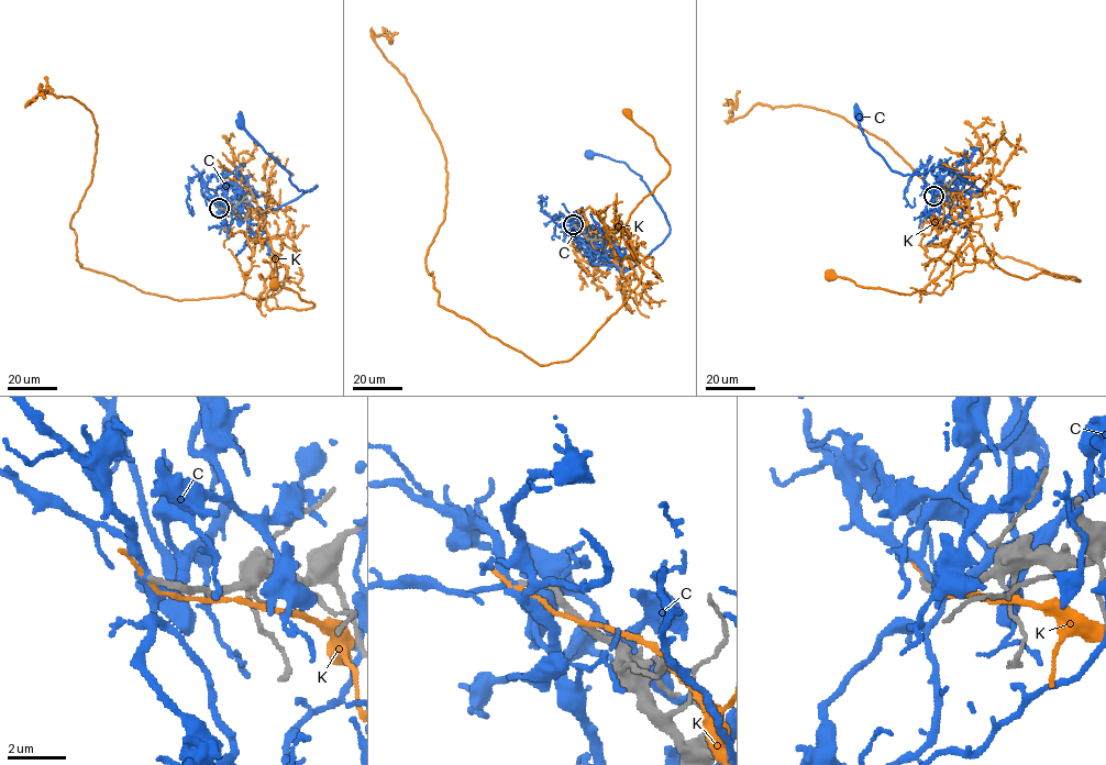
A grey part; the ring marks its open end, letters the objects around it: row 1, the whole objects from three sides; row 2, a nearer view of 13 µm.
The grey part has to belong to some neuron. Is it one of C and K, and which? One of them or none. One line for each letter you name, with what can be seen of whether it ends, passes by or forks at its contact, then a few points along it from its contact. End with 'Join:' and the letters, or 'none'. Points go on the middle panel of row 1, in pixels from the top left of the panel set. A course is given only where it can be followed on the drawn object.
Join: none

